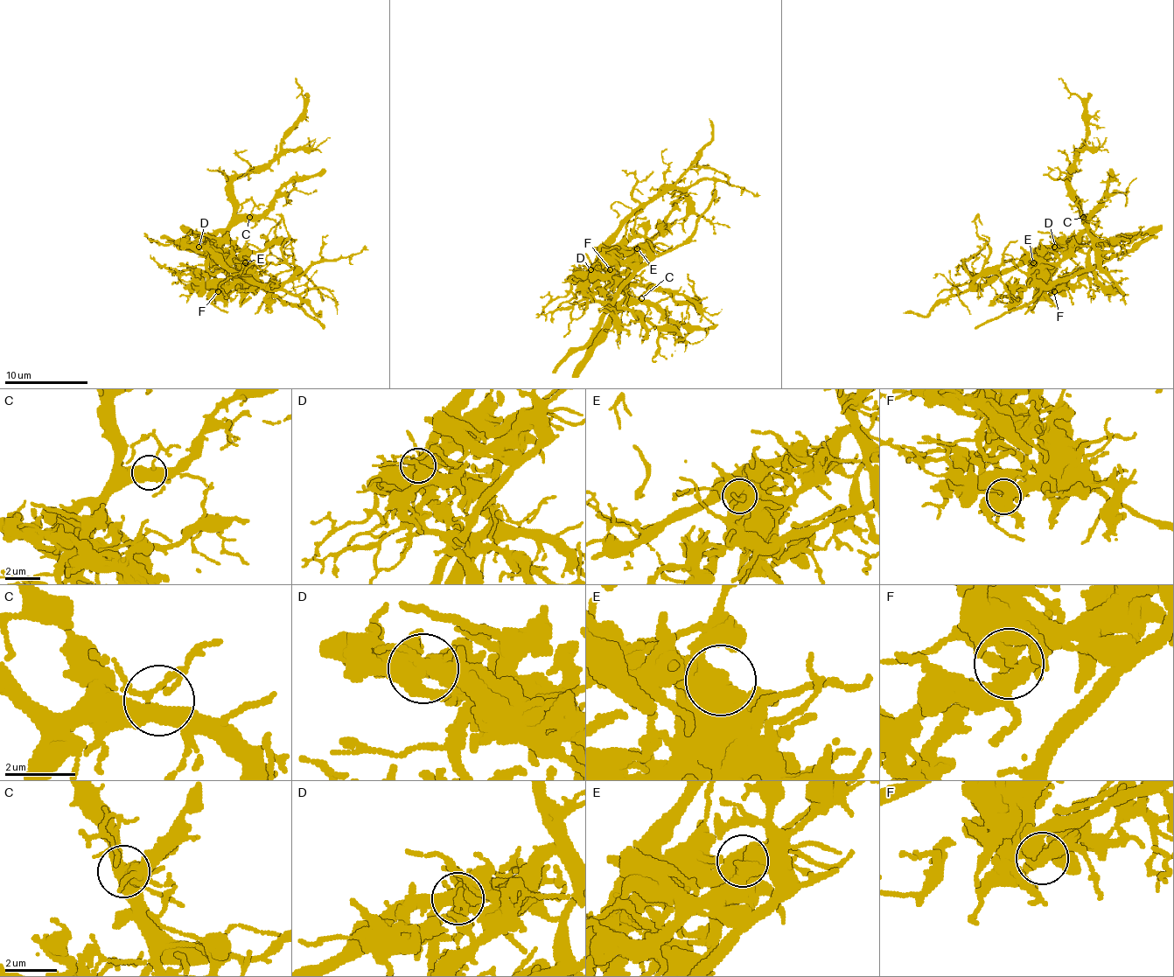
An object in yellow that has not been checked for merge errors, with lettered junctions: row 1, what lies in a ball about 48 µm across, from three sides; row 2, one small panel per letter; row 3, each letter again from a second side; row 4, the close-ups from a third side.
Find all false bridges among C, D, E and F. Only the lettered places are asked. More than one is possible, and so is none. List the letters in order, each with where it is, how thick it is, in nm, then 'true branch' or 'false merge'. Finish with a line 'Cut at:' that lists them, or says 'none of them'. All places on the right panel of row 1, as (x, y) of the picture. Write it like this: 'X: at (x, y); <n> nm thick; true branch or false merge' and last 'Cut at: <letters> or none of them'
C: at (1083, 217); 550 nm thick; true branch
D: at (1054, 247); 600 nm thick; false merge
E: at (1033, 262); 850 nm thick; true branch
F: at (1054, 291); 420 nm thick; true branch
Cut at: D

